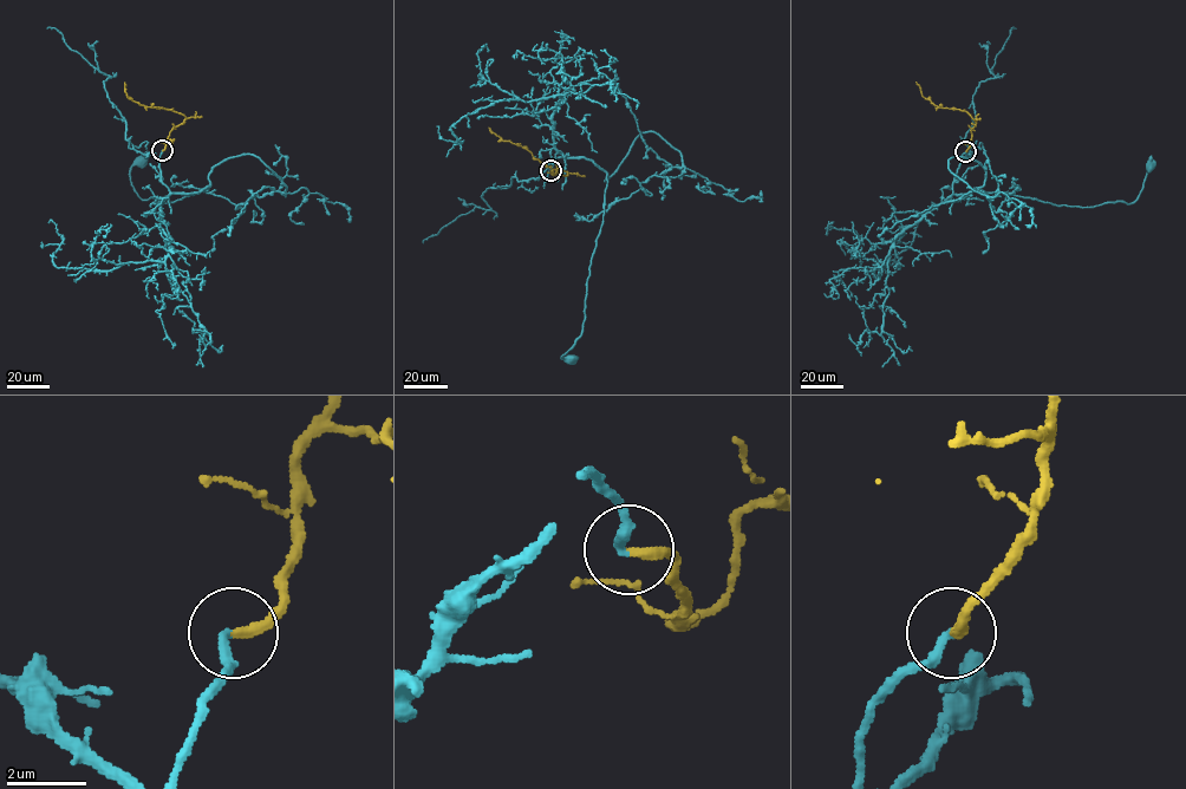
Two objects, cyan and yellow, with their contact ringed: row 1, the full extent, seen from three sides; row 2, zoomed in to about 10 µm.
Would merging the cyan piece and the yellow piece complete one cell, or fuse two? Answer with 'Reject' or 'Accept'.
Accept

